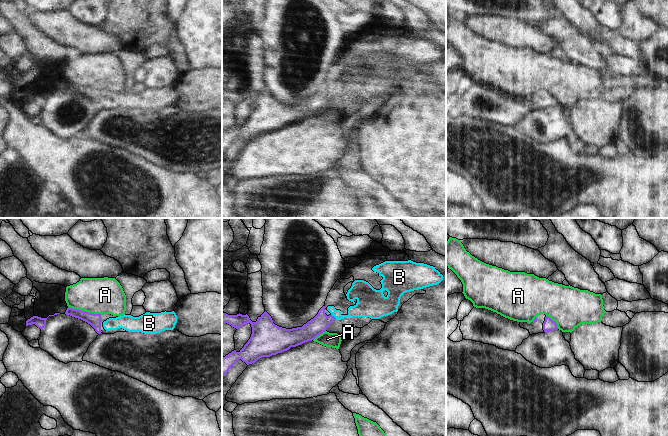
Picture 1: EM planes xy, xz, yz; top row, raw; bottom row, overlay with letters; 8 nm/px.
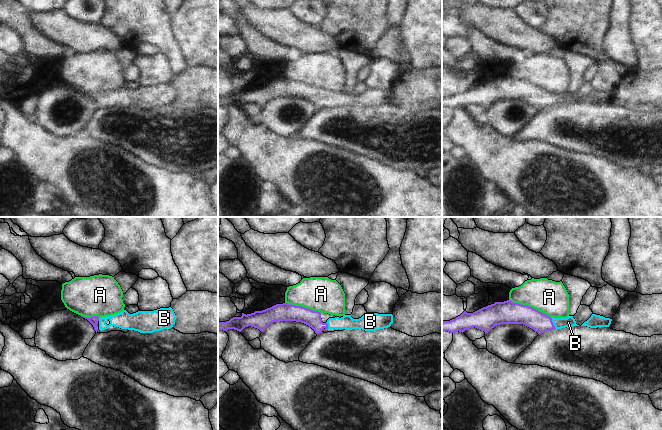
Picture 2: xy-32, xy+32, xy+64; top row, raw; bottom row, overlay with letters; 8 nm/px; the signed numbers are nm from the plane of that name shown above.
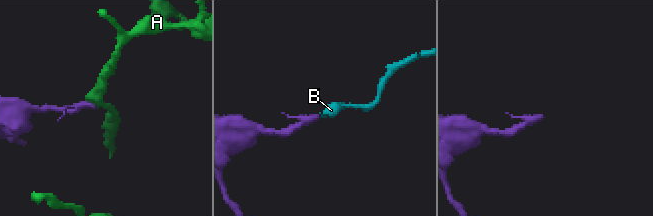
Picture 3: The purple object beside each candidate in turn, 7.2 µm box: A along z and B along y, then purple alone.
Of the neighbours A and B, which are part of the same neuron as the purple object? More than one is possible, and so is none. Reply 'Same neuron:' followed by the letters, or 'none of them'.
Same neuron: B

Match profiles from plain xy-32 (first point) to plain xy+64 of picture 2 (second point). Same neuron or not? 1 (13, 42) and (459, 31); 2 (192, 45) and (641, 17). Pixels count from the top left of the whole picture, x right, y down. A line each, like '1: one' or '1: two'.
1: two
2: one

